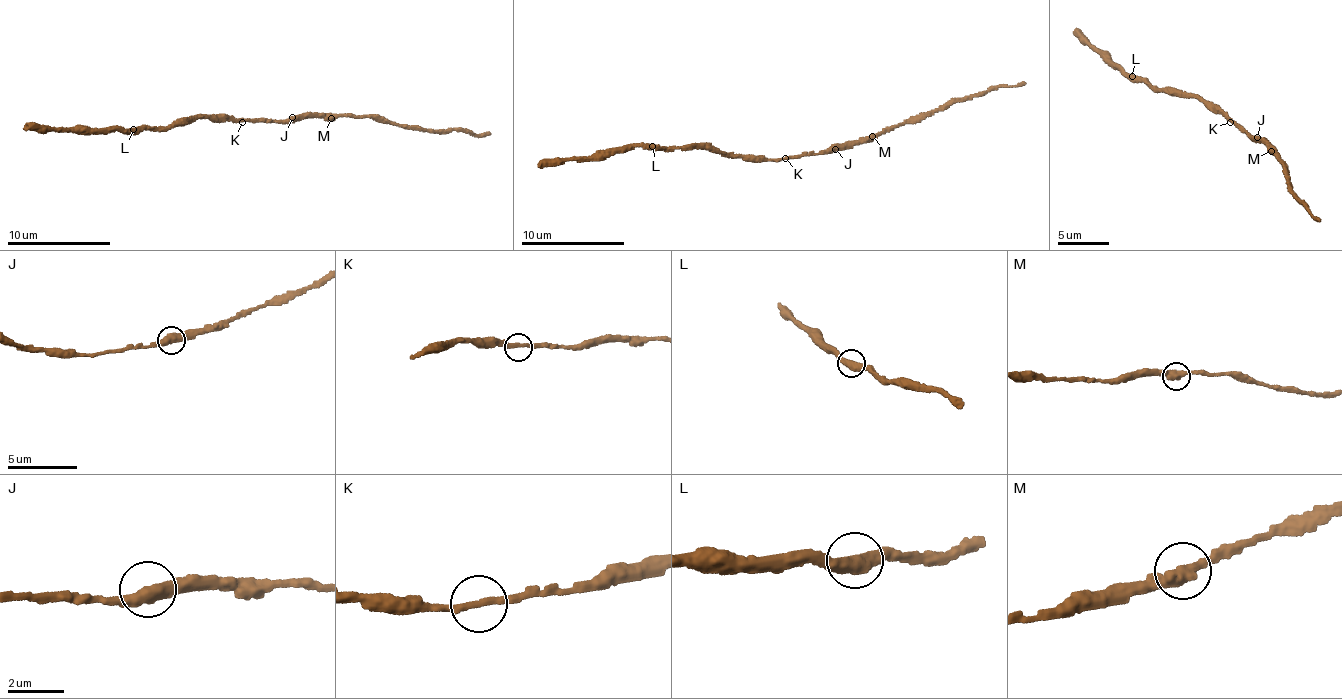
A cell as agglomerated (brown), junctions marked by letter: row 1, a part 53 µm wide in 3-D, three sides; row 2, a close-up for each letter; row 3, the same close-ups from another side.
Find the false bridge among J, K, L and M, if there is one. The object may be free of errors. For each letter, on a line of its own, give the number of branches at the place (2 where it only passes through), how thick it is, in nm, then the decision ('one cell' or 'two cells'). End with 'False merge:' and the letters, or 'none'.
J: branches 2; calibre 440 nm; one cell
K: branches 2; calibre 280 nm; one cell
L: branches 2; calibre 440 nm; one cell
M: branches 2; calibre 440 nm; one cell
False merge: none

